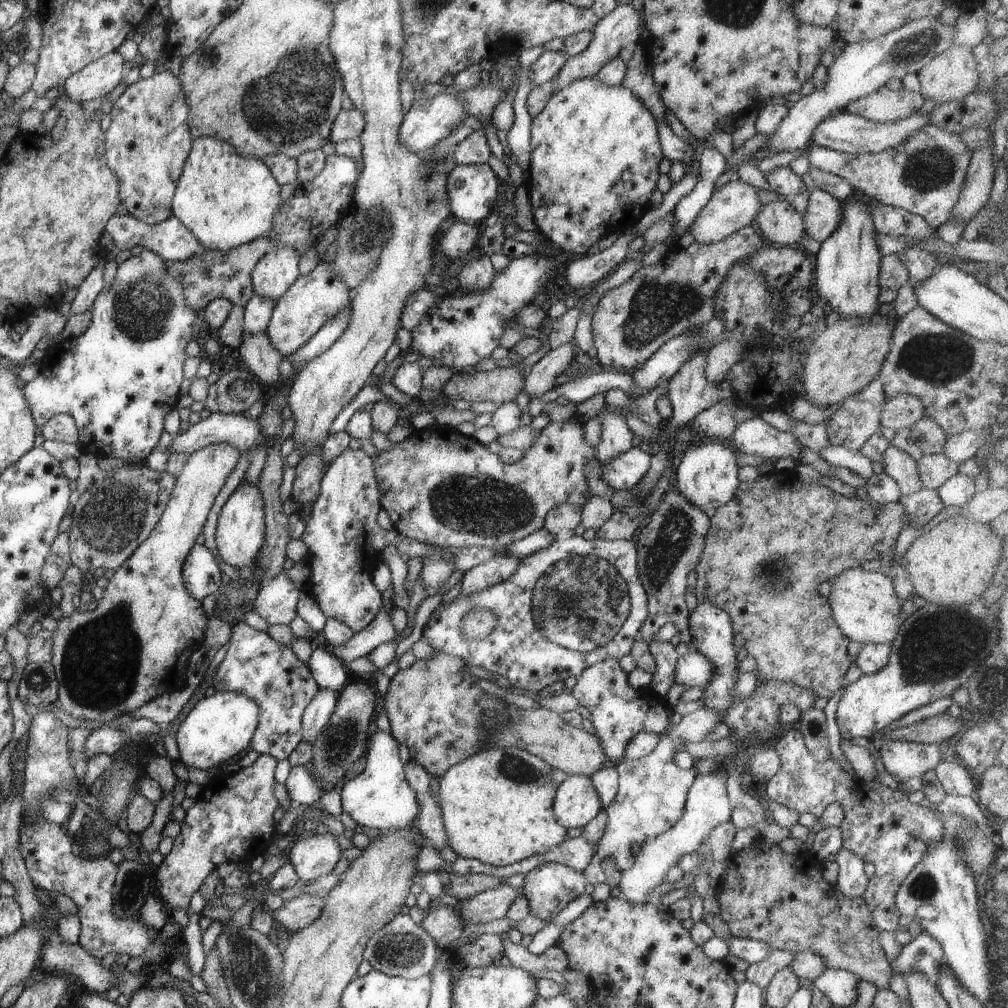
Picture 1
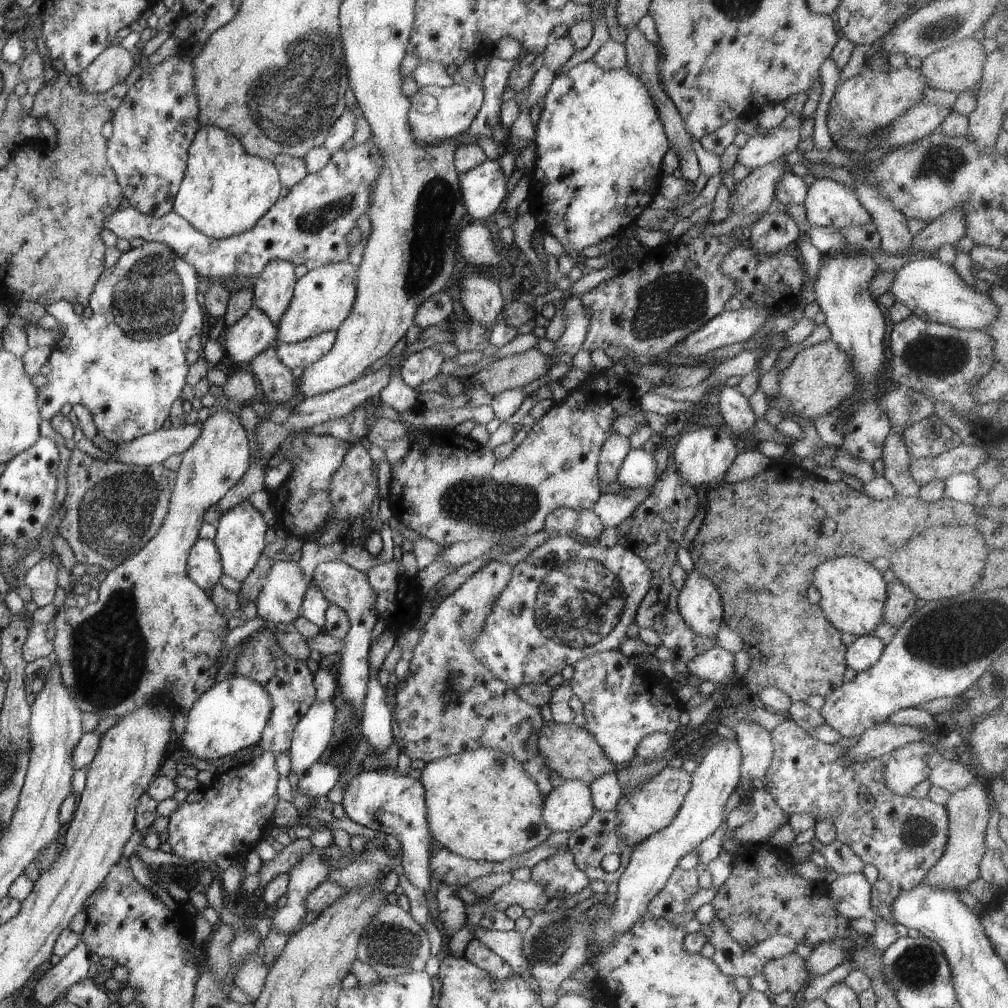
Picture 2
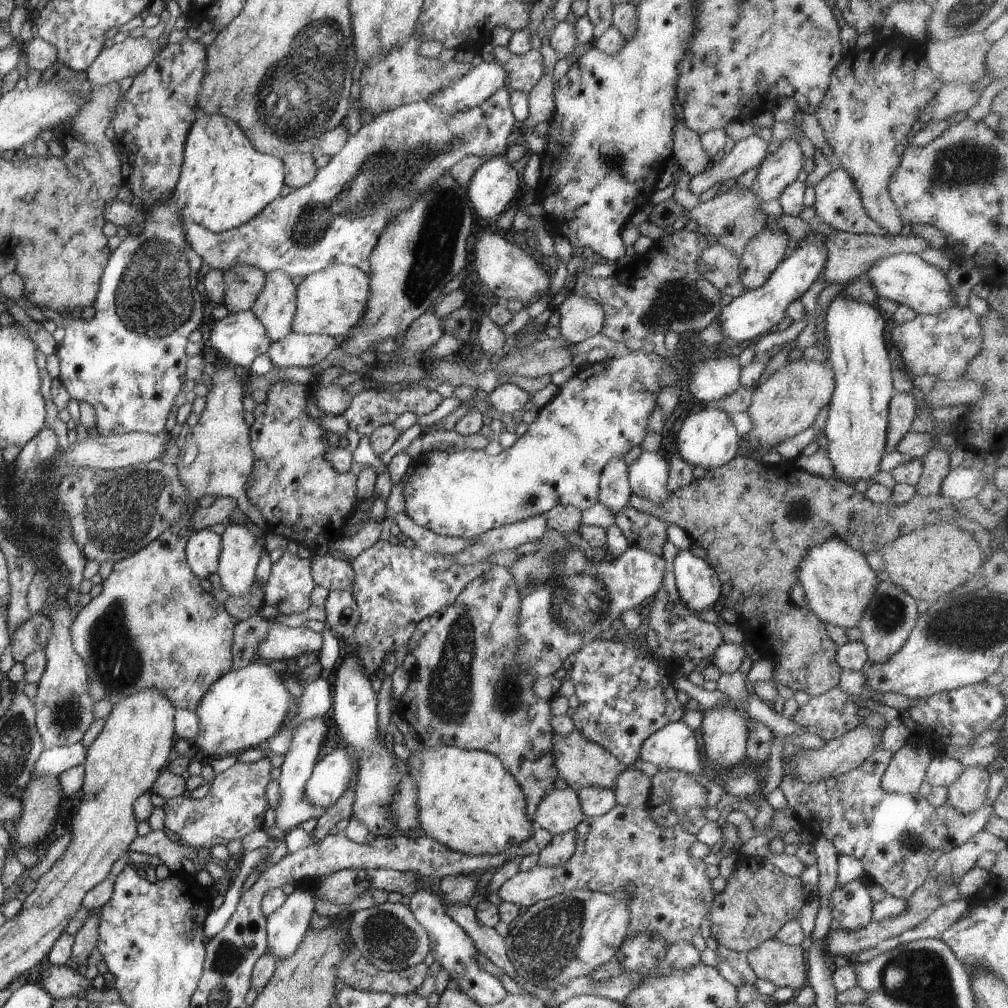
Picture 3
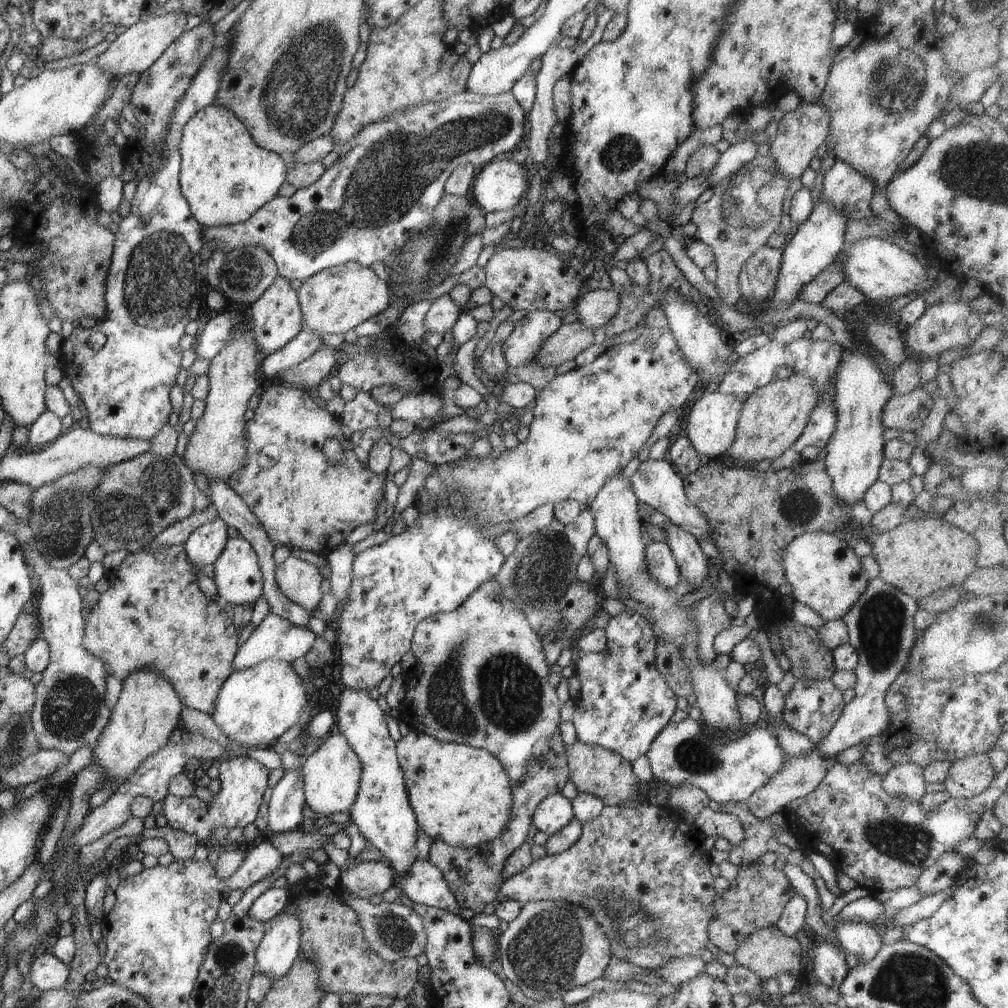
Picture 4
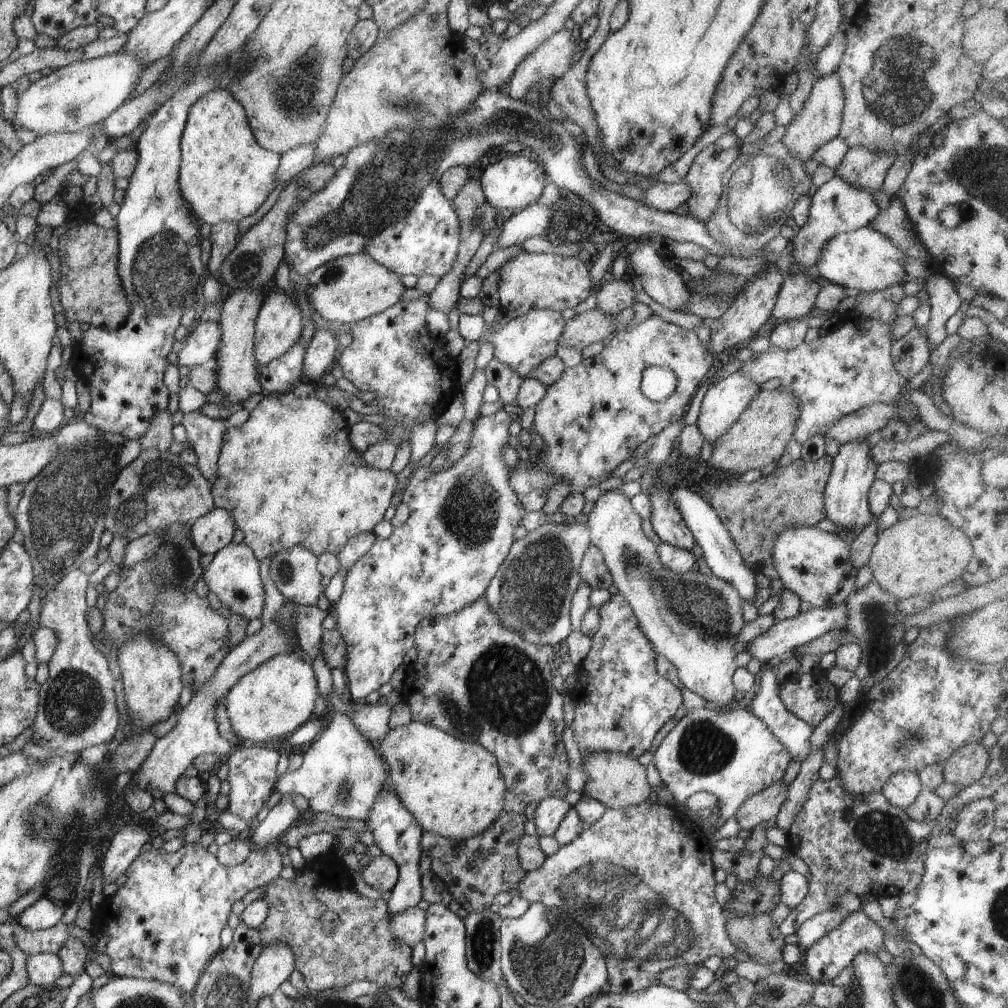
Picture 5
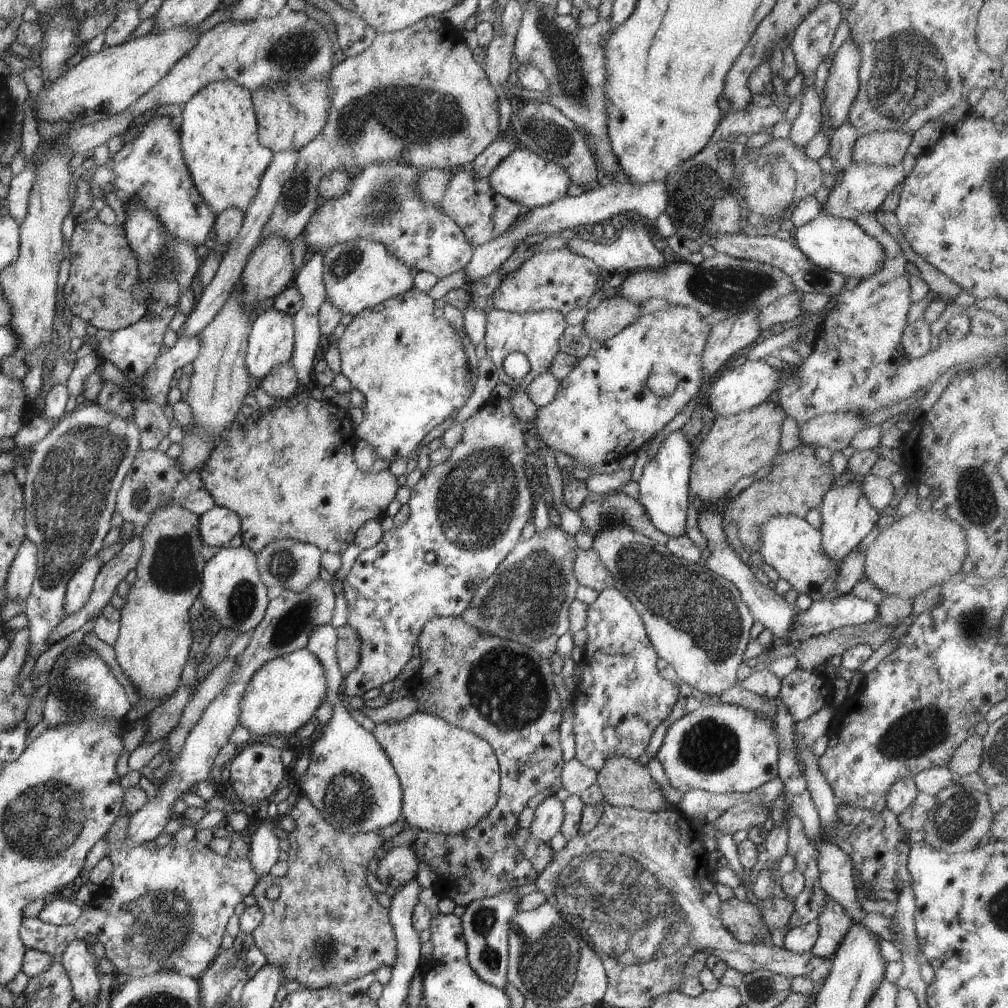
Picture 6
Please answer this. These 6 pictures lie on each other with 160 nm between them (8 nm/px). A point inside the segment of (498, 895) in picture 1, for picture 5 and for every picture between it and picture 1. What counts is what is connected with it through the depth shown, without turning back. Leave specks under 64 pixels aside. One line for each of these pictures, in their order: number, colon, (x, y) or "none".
2: (527, 894)
3: (624, 848)
4: (640, 869)
5: (657, 860)

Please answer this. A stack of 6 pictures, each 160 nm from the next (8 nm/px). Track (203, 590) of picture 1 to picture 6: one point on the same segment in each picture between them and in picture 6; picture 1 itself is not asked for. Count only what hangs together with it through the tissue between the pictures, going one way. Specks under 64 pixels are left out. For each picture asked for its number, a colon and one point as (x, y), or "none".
2: (205, 568)
3: (204, 547)
4: (204, 546)
5: (214, 531)
6: (217, 528)

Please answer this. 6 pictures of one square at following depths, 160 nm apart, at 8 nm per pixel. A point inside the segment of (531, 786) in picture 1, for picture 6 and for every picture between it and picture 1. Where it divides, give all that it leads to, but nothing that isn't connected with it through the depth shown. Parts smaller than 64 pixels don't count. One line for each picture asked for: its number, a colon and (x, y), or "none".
2: (480, 804)
3: (468, 801)
4: (461, 795)
5: (453, 788)
6: (450, 778)

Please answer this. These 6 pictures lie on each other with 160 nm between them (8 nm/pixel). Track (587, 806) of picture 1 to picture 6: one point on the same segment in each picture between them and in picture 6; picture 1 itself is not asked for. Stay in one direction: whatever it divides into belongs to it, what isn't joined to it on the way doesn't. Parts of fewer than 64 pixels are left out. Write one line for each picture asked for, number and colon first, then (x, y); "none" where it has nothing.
2: (568, 807)
3: (560, 811)
4: (553, 813)
5: (551, 812)
6: (548, 816)

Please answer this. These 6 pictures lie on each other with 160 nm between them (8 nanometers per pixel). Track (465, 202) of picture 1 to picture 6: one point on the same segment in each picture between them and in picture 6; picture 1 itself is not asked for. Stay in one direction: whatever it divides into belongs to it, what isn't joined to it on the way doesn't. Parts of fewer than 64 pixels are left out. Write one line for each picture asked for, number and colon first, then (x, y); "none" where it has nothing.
2: (483, 189)
3: (493, 186)
4: (501, 184)
5: (514, 183)
6: (523, 177)

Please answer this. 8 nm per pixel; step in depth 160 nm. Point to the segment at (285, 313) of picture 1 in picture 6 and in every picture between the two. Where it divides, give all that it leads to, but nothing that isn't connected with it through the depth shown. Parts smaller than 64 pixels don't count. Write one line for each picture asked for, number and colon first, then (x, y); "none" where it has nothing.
2: (322, 299)
3: (331, 301)
4: (337, 299)
5: (346, 290)
6: (358, 274)

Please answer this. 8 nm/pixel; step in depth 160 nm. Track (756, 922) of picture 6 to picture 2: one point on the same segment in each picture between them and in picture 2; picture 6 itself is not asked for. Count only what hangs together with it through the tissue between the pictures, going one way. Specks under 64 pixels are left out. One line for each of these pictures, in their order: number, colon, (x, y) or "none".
2: (787, 974)
3: (783, 965)
4: (767, 952)
5: (758, 935)

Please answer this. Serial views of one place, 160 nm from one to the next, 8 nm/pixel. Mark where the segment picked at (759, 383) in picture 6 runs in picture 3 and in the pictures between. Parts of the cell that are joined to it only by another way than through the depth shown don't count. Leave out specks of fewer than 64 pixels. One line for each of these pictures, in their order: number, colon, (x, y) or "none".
3: (708, 438)
4: (711, 427)
5: (725, 400)

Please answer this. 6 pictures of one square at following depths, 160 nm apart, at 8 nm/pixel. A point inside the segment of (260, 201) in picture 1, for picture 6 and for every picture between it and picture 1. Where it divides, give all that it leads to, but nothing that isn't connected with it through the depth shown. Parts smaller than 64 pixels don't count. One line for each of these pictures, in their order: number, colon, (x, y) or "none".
2: (226, 191)
3: (225, 181)
4: (226, 177)
5: (224, 174)
6: (218, 129)

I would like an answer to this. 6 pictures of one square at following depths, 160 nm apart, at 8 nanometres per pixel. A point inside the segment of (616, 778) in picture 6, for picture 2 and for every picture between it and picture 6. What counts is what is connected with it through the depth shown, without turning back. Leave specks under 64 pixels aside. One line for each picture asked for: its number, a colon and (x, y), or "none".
2: (570, 751)
3: (582, 763)
4: (596, 770)
5: (618, 781)

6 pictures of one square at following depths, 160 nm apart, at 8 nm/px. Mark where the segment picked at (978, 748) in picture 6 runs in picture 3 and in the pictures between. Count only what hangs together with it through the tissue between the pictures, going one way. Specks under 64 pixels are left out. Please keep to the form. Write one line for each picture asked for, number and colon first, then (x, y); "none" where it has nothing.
3: (967, 793)
4: (970, 776)
5: (967, 765)

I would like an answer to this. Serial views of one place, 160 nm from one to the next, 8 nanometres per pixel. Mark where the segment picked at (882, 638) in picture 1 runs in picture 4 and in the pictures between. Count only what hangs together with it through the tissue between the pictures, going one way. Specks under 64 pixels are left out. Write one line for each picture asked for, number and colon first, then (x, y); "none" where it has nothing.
2: (853, 592)
3: (839, 583)
4: (826, 574)

